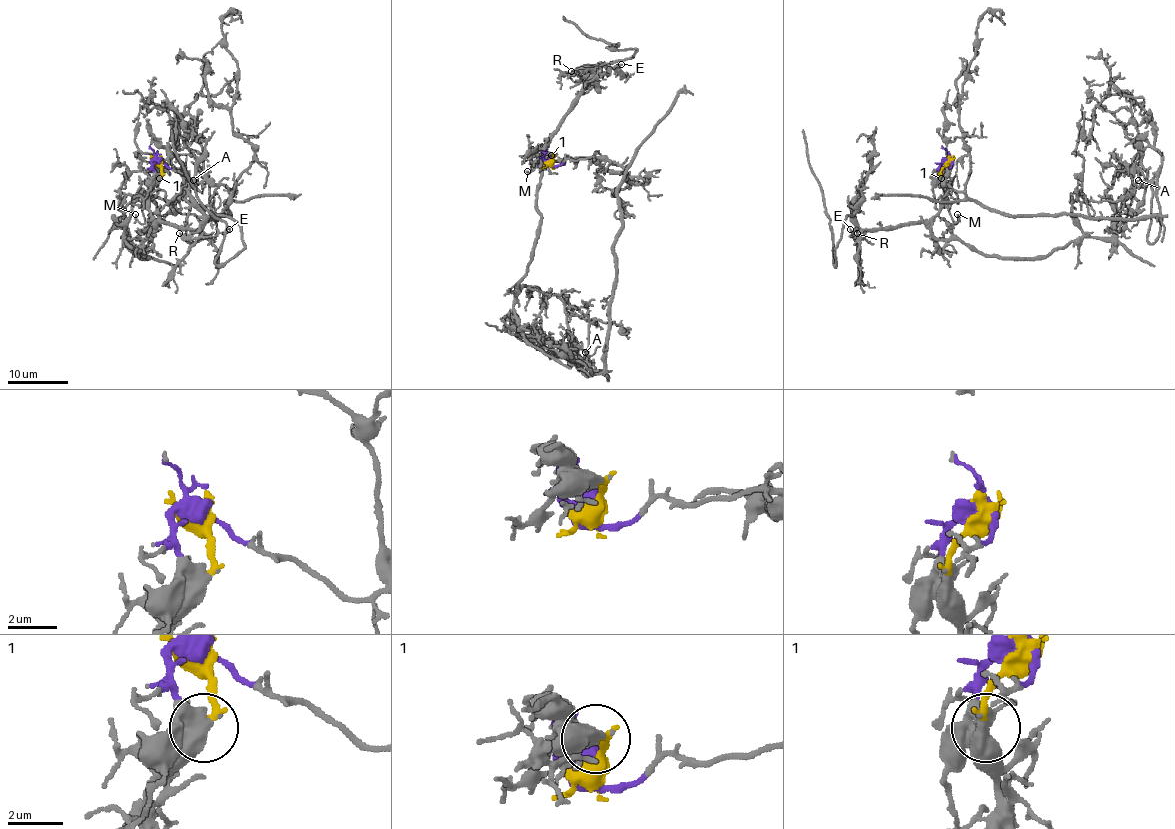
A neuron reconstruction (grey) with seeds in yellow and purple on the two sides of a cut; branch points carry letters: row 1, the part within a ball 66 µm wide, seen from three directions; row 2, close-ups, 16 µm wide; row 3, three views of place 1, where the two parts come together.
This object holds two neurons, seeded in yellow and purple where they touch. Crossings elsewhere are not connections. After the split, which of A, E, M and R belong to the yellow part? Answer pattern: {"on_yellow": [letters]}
{"on_yellow": ["E", "M", "R"]}

